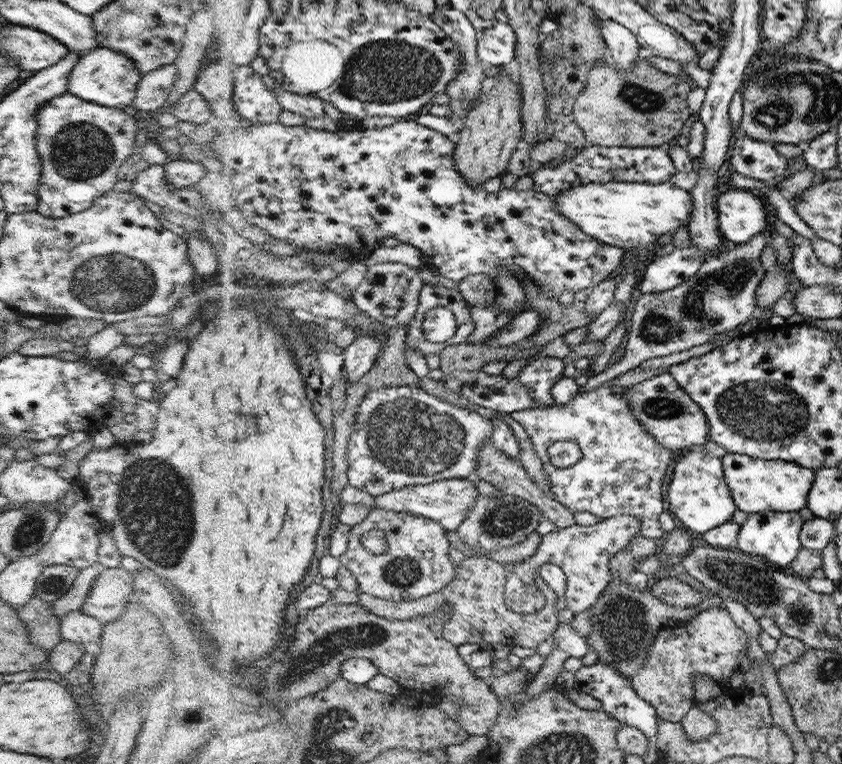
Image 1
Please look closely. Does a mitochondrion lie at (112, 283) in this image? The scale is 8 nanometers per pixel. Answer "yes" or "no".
yes

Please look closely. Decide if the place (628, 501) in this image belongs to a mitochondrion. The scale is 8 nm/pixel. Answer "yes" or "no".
no

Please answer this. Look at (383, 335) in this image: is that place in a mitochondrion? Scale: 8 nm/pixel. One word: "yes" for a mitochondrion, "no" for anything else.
no

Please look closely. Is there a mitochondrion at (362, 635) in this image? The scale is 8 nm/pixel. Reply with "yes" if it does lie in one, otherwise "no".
yes

